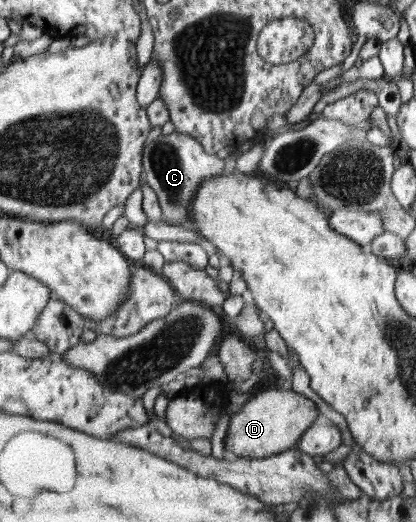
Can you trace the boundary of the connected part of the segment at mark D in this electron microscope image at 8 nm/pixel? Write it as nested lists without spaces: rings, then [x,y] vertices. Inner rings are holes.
[[[268,389],[254,394],[239,409],[230,413],[231,422],[223,439],[230,456],[259,459],[296,448],[301,434],[315,421],[322,420],[320,406],[293,390]]]

